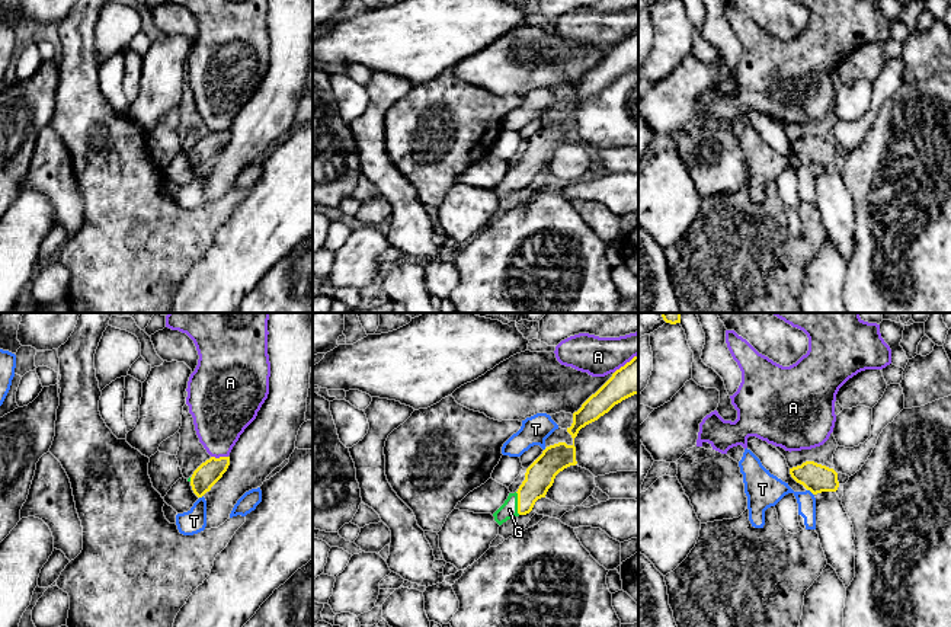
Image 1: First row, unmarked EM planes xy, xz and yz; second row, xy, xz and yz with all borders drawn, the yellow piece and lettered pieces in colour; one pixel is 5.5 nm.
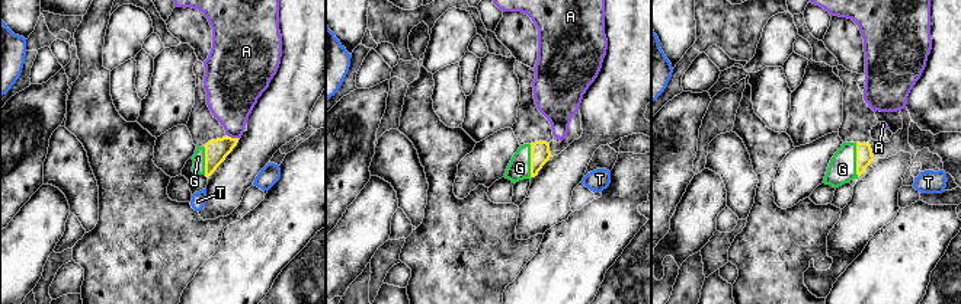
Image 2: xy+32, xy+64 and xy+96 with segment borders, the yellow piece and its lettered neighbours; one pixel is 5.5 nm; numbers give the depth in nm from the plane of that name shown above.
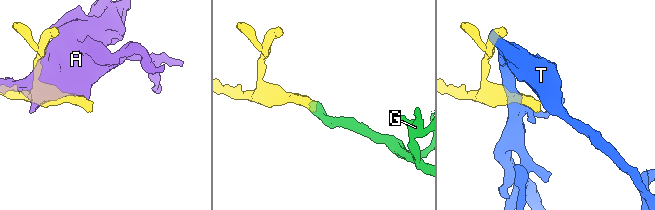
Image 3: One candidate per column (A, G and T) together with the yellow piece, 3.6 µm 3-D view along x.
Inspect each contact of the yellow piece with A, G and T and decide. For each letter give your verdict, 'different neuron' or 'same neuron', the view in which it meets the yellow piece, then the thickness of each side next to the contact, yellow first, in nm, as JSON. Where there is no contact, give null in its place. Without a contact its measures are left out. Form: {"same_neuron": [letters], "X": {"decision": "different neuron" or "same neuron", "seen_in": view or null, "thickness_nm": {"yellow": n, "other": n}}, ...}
{"same_neuron": ["G"], "A": {"decision": "different neuron", "seen_in": "xy", "thickness_nm": {"yellow": 140, "other": 320}}, "G": {"decision": "same neuron", "seen_in": "xz", "thickness_nm": {"yellow": 160, "other": 90}}, "T": {"decision": "different neuron", "seen_in": "yz", "thickness_nm": {"yellow": 160, "other": 190}}}

